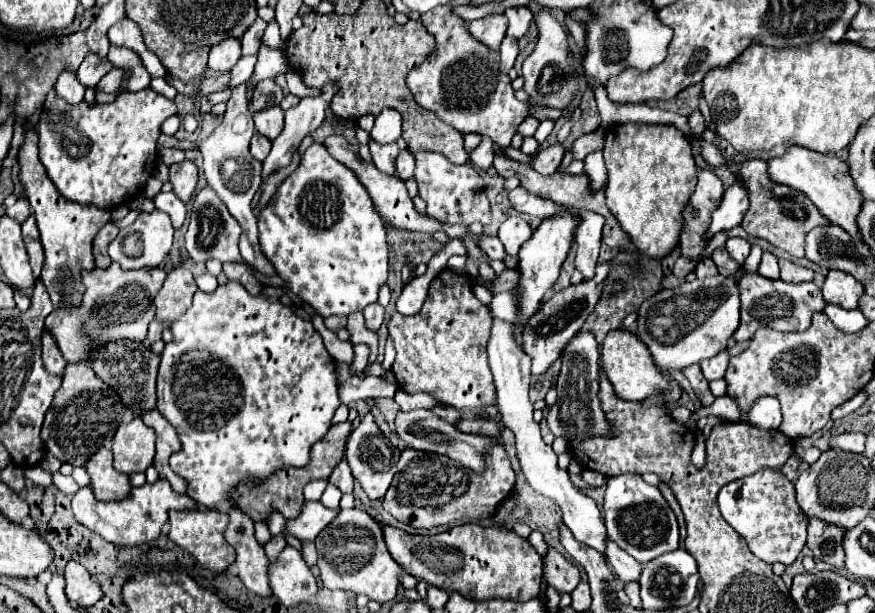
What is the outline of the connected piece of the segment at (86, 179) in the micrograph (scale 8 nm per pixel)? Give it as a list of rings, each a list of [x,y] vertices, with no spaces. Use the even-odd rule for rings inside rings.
[[[147,87],[137,93],[121,93],[113,103],[105,105],[69,105],[59,97],[49,97],[43,111],[47,111],[47,119],[37,125],[39,159],[45,165],[49,179],[69,201],[91,203],[99,209],[113,209],[143,193],[145,181],[151,177],[159,163],[157,139],[161,135],[161,125],[169,115],[177,113],[177,107],[173,101]]]

